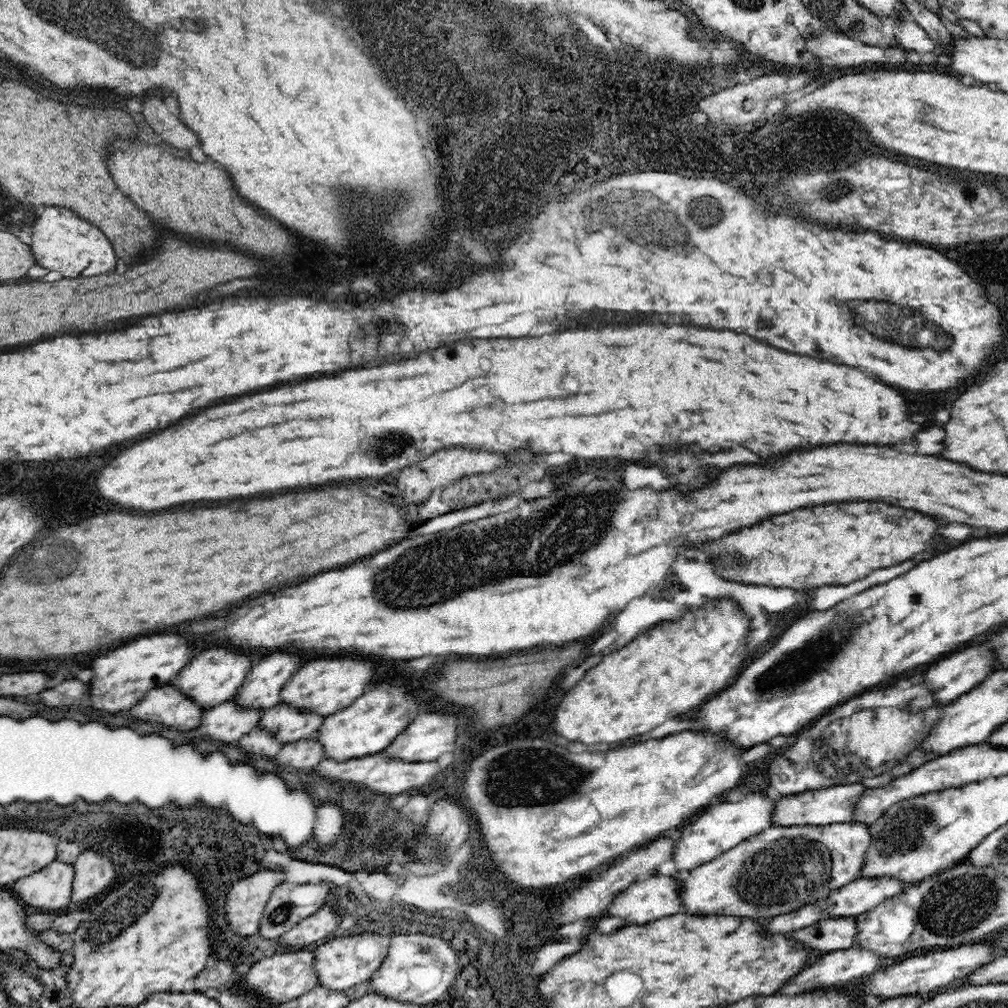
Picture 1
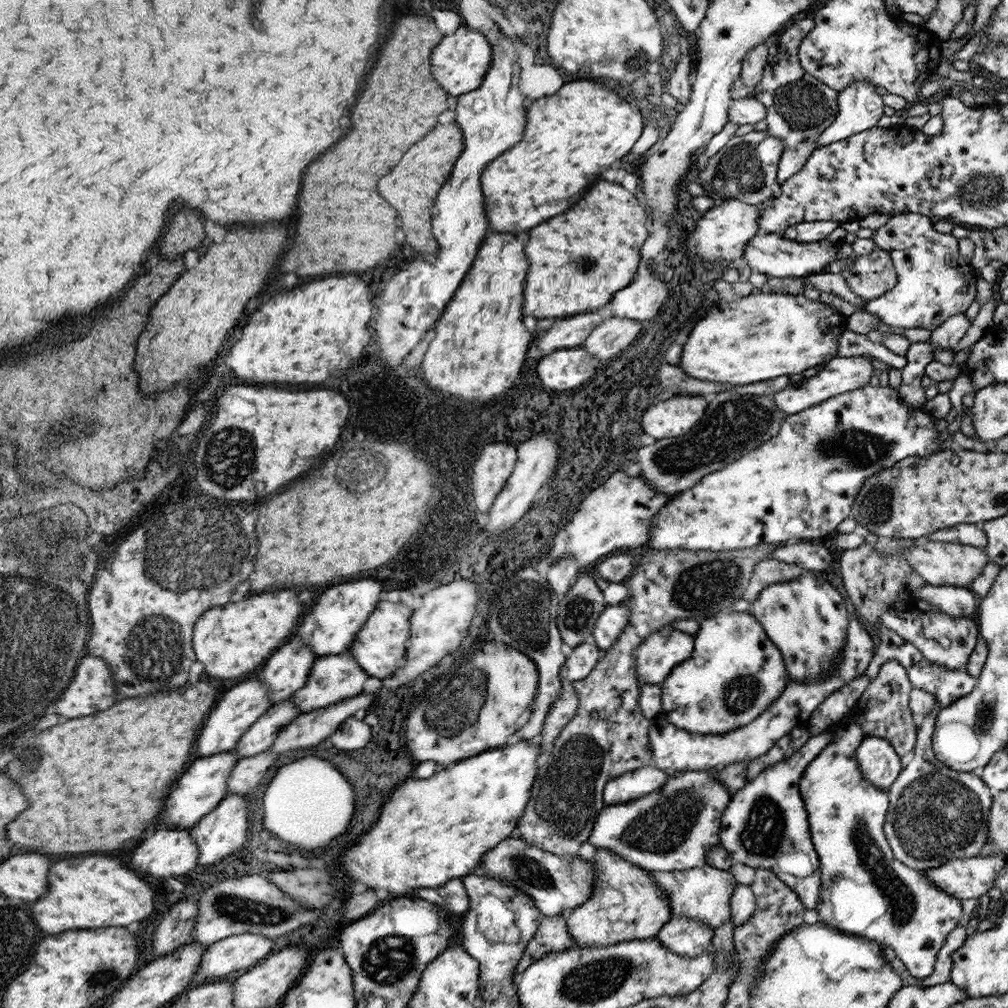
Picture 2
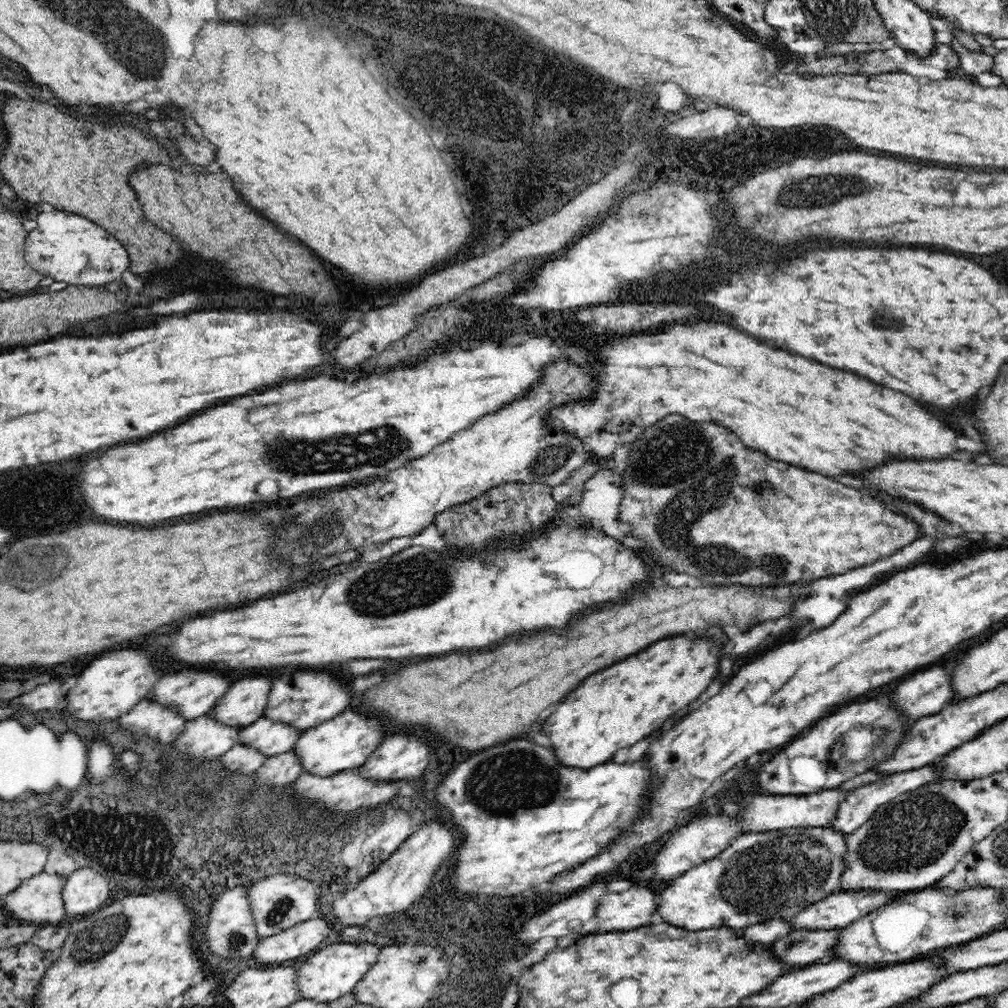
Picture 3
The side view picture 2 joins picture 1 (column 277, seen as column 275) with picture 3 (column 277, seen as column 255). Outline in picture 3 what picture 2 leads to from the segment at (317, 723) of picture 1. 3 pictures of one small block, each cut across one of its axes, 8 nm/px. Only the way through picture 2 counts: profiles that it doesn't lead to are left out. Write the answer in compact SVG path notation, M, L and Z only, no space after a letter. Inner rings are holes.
M262 716L248 728L242 728L242 732L238 736L238 744L254 748L254 750L262 752L264 756L272 758L276 754L294 750L294 746L298 744L302 734L304 734L304 730L292 728L288 724L280 724L280 722L274 722L274 720L268 720Z

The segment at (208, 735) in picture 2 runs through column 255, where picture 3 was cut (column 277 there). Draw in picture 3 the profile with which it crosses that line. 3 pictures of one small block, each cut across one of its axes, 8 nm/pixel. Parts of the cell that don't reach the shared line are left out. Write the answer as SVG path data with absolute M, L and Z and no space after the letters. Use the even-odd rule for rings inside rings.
M300 670L282 676L272 684L272 692L268 692L268 702L264 708L264 718L280 724L288 724L298 730L308 730L342 714L350 706L350 700L352 700L350 688L334 674Z

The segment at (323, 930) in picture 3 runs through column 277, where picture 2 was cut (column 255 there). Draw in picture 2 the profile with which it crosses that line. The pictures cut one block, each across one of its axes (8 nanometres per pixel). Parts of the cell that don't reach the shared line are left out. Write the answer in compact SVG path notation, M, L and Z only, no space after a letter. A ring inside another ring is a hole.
M257 934L229 936L205 948L205 954L201 956L201 964L195 974L205 982L217 982L233 972L251 970L253 966L259 966L263 962L271 946L273 940L267 940Z

